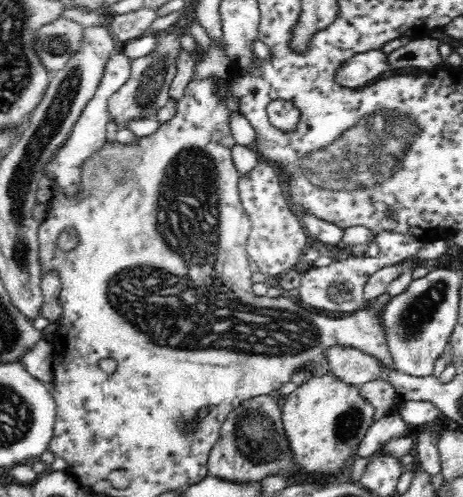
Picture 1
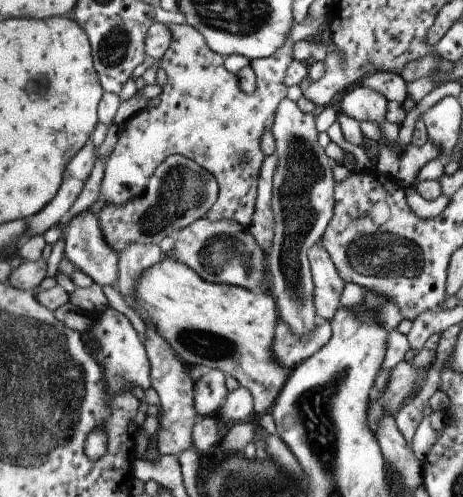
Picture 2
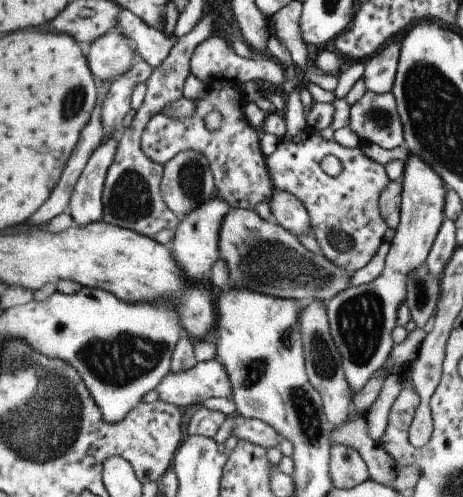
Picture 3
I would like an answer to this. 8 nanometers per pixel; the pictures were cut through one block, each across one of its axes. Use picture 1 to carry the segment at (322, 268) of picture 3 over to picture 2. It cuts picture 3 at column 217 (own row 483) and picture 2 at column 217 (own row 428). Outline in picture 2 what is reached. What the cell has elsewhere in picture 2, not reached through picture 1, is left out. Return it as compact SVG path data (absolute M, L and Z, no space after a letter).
M199 218L189 226L185 226L183 230L179 230L173 238L175 240L171 248L171 258L177 260L181 266L187 266L203 282L235 286L249 292L261 290L261 280L263 280L261 266L263 266L265 252L251 238L249 230L239 226L237 222L229 222L229 220L209 222L207 218Z

